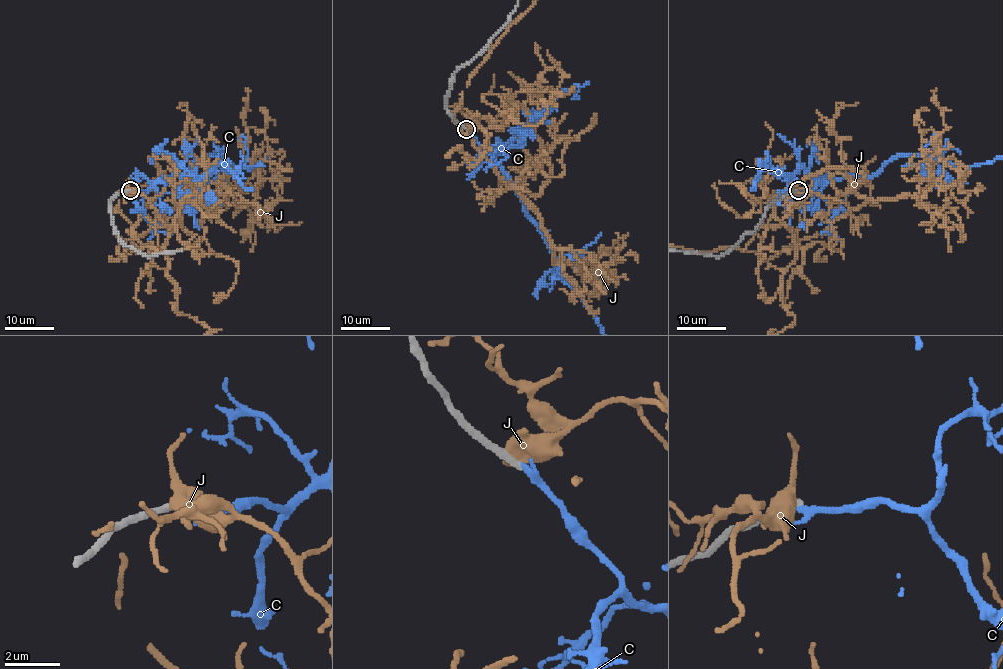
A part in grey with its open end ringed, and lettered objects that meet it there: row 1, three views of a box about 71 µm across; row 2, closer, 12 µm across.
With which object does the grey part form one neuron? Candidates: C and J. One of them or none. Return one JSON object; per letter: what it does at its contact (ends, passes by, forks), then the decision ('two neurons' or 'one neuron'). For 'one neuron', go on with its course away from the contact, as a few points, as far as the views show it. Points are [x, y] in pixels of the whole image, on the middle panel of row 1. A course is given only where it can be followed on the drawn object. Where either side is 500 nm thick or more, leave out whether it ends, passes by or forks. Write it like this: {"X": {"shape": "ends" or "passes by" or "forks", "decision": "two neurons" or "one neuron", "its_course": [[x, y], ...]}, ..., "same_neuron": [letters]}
{"C": {"shape": "ends", "decision": "two neurons"}, "J": {"shape": "forks", "decision": "two neurons"}, "same_neuron": []}

